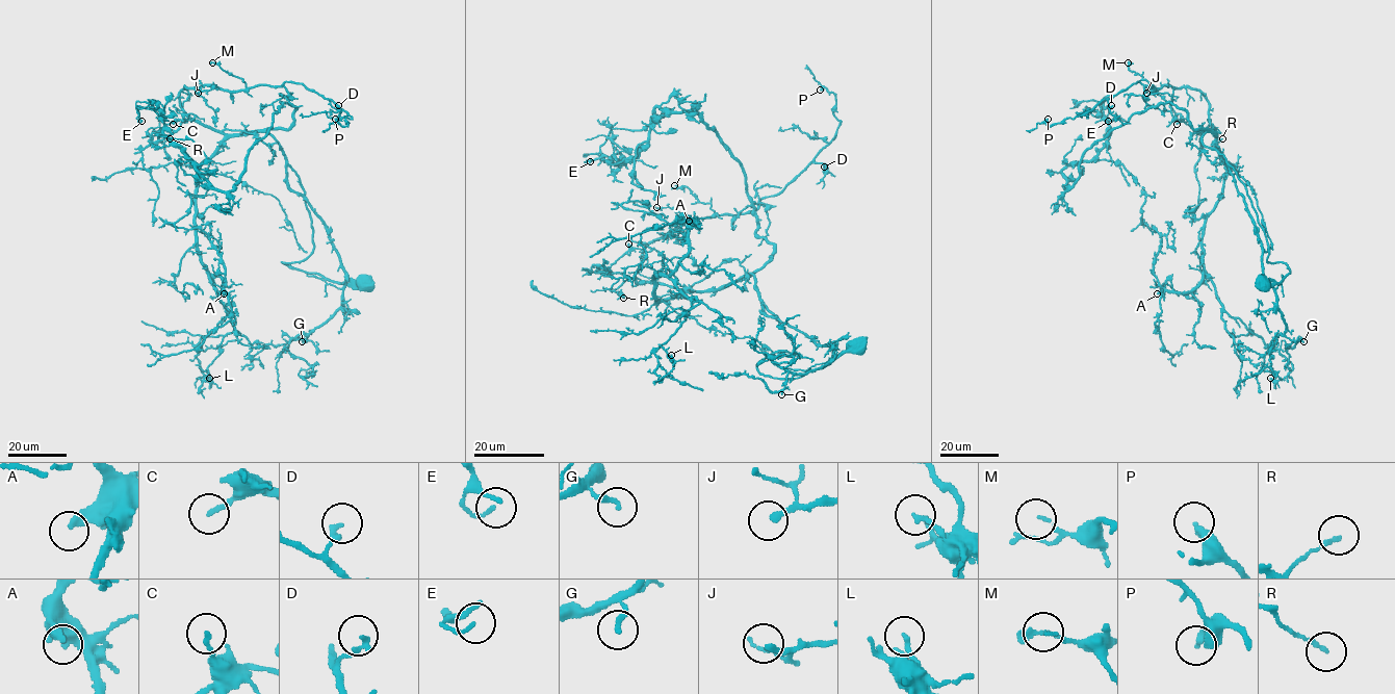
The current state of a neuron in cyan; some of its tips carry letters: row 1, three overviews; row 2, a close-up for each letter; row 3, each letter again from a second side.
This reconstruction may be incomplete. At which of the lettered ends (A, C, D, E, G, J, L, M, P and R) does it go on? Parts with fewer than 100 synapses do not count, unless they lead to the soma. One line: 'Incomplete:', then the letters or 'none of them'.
Incomplete: A

